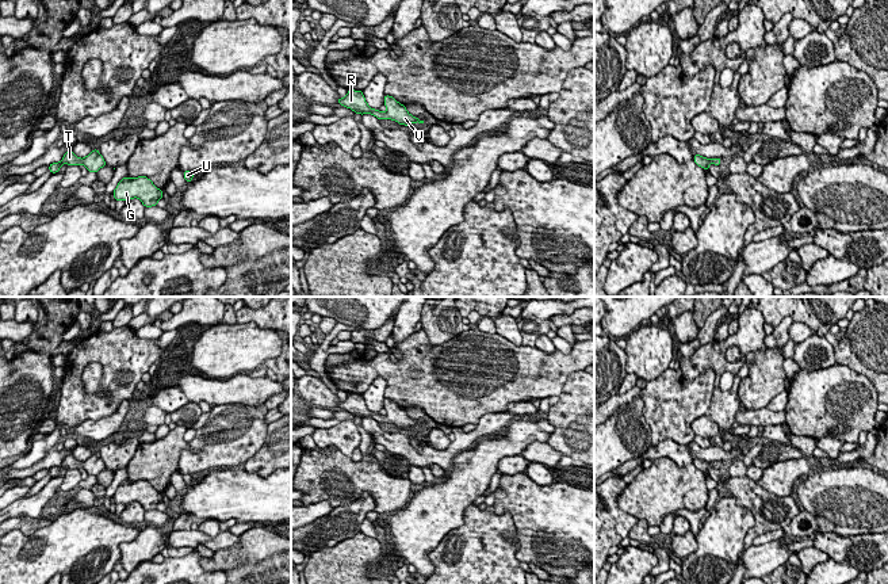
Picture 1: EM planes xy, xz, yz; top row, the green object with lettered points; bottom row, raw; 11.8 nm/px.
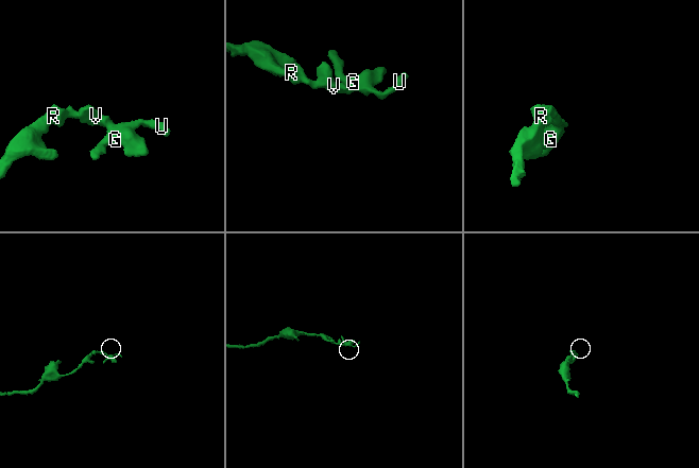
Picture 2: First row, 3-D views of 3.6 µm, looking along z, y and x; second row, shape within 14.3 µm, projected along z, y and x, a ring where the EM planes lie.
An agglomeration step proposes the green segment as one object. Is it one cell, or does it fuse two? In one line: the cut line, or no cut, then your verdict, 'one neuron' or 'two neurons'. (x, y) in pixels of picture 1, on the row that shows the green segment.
no cut; one neuron

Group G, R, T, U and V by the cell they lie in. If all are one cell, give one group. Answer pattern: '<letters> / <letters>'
G R T U V

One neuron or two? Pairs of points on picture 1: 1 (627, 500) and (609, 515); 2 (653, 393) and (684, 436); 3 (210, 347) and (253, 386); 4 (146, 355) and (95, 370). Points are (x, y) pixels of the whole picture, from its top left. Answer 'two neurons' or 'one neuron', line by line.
1: two neurons
2: one neuron
3: two neurons
4: two neurons

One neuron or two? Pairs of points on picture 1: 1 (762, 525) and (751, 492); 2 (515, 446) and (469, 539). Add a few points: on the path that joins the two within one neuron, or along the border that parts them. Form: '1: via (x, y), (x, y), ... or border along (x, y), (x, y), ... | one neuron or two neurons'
1: via (761, 516), (758, 514), (758, 500) | one neuron
2: border along (473, 504), (464, 511), (464, 522), (452, 530) | two neurons

